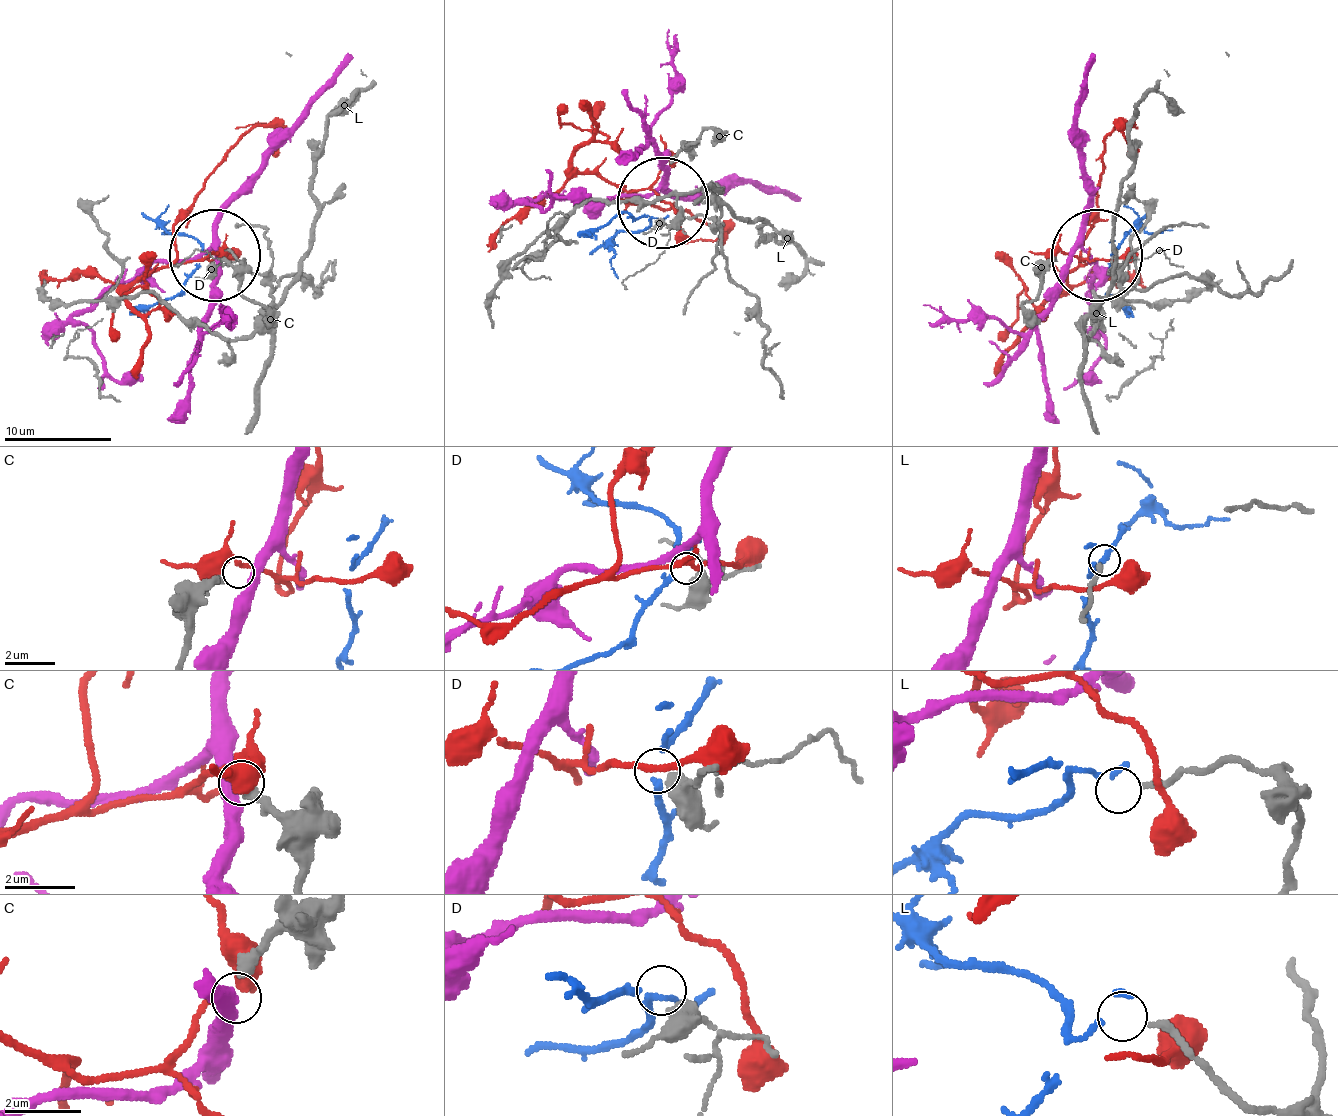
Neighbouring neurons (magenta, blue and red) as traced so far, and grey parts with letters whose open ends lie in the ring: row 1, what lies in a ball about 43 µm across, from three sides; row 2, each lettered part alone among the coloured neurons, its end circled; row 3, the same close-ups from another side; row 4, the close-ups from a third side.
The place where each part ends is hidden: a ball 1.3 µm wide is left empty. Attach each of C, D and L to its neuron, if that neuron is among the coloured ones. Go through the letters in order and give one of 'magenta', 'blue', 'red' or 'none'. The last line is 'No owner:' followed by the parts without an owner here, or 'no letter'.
C: none
D: blue
L: none
No owner: C, L

